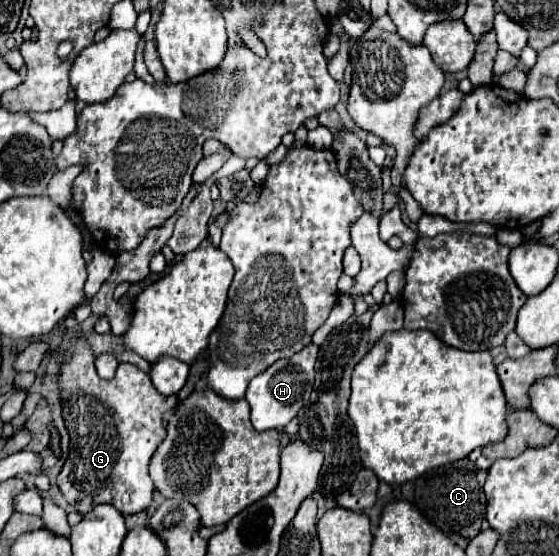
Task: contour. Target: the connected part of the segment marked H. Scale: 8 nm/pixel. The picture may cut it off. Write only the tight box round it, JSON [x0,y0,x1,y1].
[245,343,317,431]

